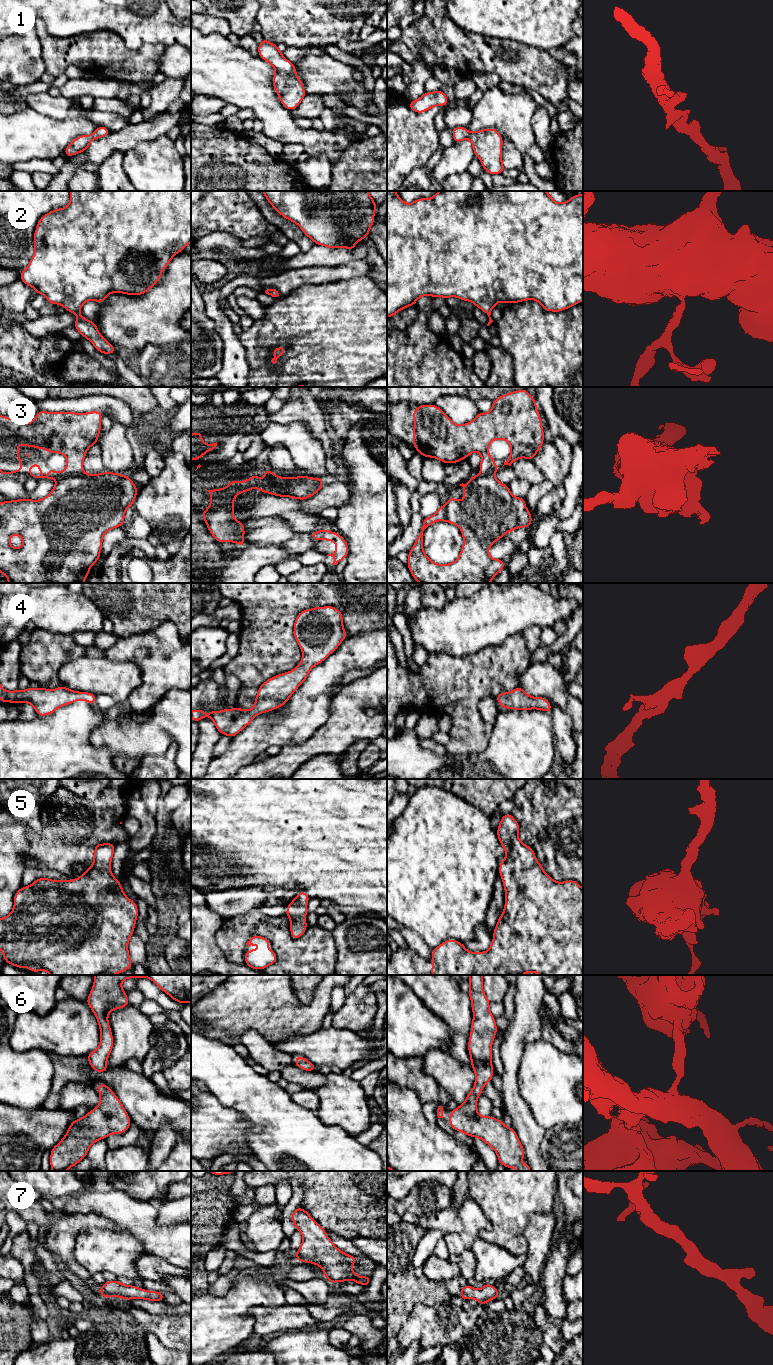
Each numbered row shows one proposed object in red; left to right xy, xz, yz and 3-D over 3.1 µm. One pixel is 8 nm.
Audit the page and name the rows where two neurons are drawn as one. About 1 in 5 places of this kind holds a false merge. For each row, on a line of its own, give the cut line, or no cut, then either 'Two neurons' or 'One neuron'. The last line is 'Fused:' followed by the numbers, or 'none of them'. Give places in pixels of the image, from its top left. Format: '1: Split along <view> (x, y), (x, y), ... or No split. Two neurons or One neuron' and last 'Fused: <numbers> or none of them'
1: No split. One neuron
2: No split. One neuron
3: Split along xy (84, 473), (60, 473), (56, 477). Two neurons
4: No split. One neuron
5: No split. One neuron
6: No split. One neuron
7: No split. One neuron
Fused: 3

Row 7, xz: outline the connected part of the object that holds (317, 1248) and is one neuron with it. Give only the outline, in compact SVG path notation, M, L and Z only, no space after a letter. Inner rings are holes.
M301 1207L295 1208L291 1220L303 1236L300 1248L295 1252L296 1261L312 1263L322 1268L330 1283L352 1280L367 1287L371 1276L358 1276L351 1265L357 1258L338 1249L310 1214Z

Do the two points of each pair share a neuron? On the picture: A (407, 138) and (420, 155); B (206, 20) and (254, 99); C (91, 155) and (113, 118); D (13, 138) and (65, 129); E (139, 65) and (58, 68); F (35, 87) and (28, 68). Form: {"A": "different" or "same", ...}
{"A": "same", "B": "different", "C": "different", "D": "same", "E": "same", "F": "different"}

